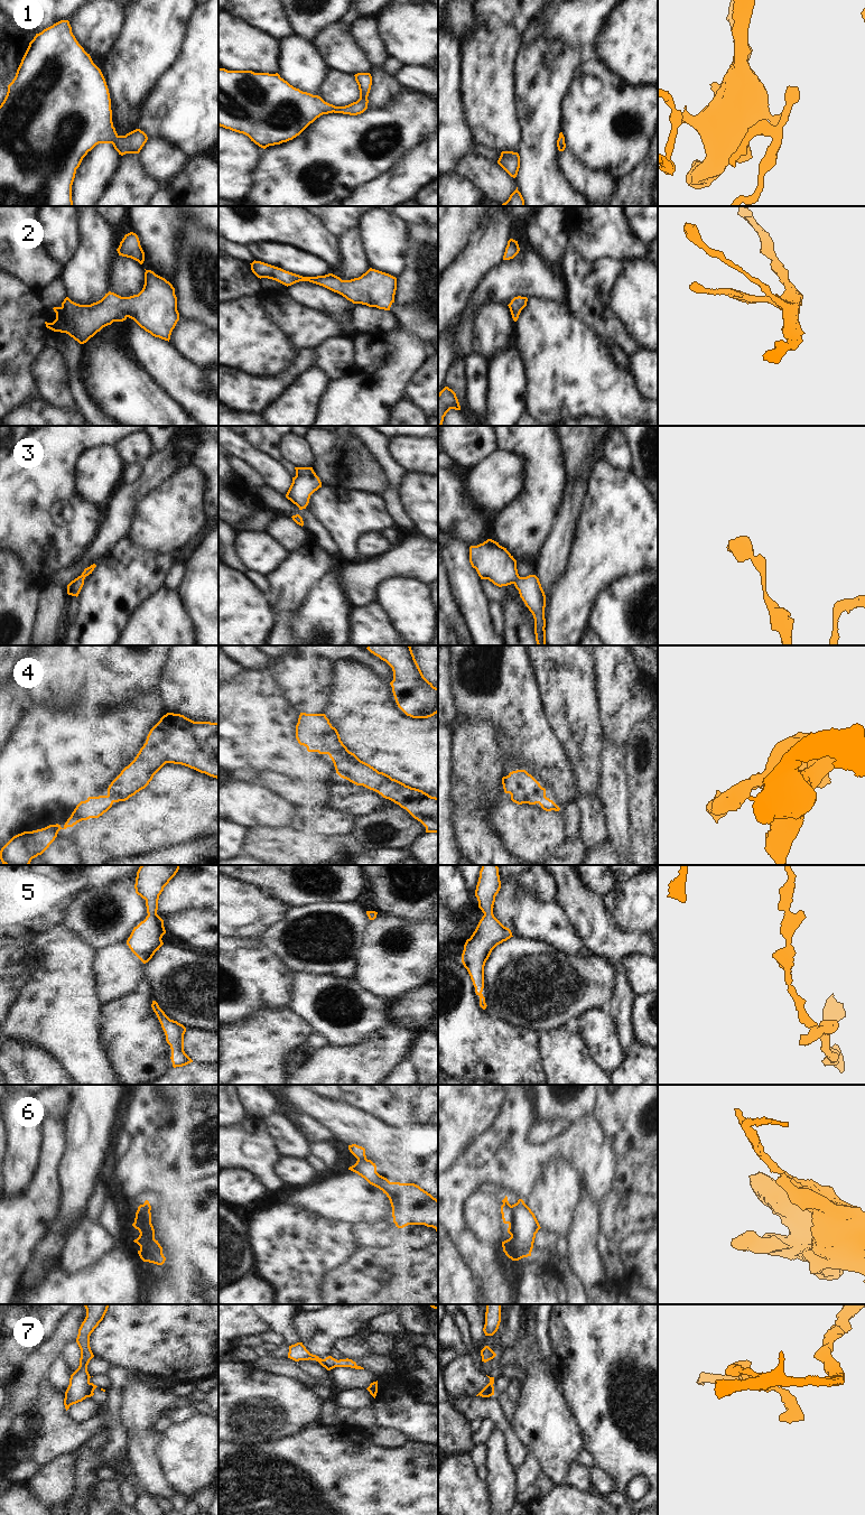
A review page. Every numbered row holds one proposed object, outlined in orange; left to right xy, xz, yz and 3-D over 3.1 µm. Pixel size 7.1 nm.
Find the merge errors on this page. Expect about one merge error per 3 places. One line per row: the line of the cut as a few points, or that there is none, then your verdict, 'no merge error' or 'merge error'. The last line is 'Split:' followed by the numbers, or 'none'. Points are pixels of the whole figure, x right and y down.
1: no cut | no merge error
2: no cut | no merge error
3: no cut | no merge error
4: no cut | no merge error
5: no cut | no merge error
6: yz (512, 1206), (512, 1218), (508, 1223) | merge error
7: xz (309, 1354), (310, 1358) | merge error
Split: 6, 7

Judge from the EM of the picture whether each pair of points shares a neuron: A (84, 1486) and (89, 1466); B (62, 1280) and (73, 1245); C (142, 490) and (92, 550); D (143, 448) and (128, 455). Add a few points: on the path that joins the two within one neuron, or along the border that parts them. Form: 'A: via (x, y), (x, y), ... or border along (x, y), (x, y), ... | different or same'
A: via (85, 1481), (86, 1470) | same
B: border along (90, 1264), (75, 1272), (65, 1272), (58, 1266) | different
C: via (127, 503), (118, 512), (115, 524), (108, 535) | same
D: via (140, 448), (135, 448), (131, 452) | same

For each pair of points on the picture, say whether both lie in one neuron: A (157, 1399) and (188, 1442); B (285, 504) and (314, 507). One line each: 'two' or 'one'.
A: two
B: two

